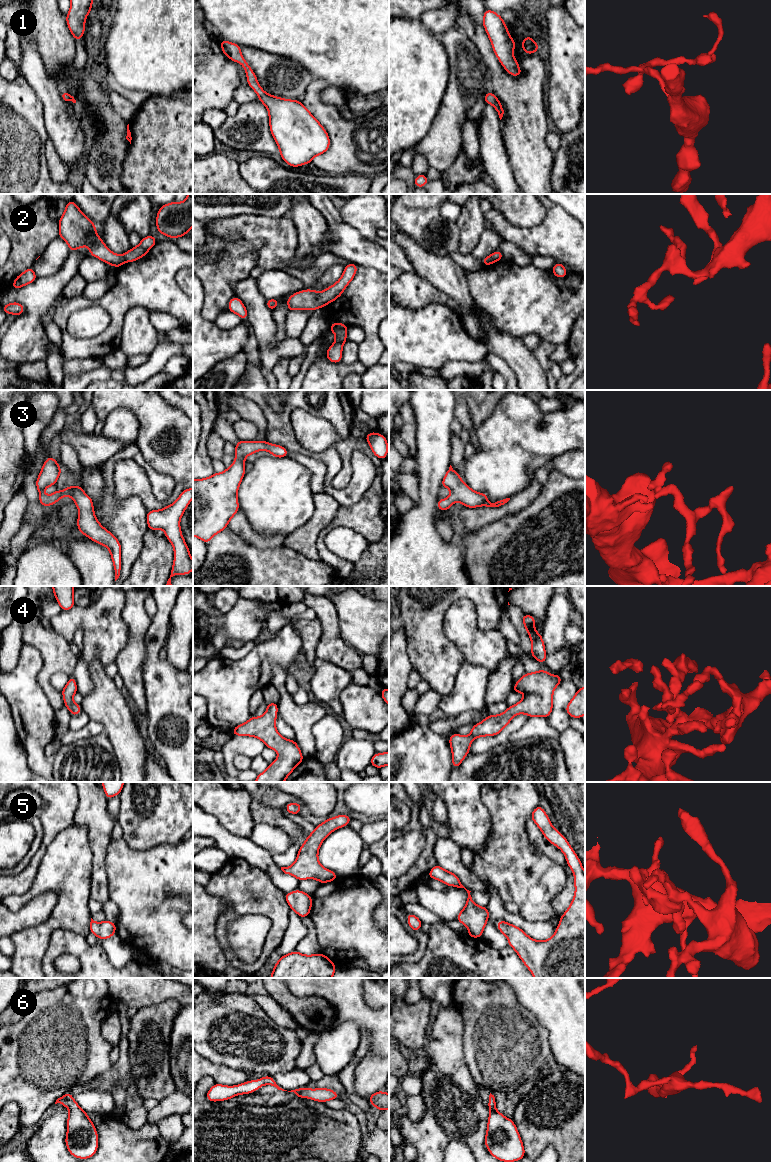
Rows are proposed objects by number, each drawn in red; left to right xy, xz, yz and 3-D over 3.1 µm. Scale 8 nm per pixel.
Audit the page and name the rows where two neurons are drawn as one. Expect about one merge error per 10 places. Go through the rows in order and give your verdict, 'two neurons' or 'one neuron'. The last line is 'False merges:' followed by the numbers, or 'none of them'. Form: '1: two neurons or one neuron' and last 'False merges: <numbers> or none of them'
1: one neuron
2: one neuron
3: one neuron
4: one neuron
5: one neuron
6: one neuron
False merges: none of them

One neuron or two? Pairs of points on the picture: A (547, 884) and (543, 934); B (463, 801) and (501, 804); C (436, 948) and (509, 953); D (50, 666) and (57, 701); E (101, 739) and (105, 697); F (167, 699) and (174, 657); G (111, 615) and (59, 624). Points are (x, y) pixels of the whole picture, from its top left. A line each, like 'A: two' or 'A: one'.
A: two
B: two
C: one
D: one
E: two
F: two
G: one

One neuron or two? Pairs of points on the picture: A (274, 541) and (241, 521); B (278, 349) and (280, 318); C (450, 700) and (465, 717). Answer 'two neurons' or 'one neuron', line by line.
A: one neuron
B: two neurons
C: two neurons

